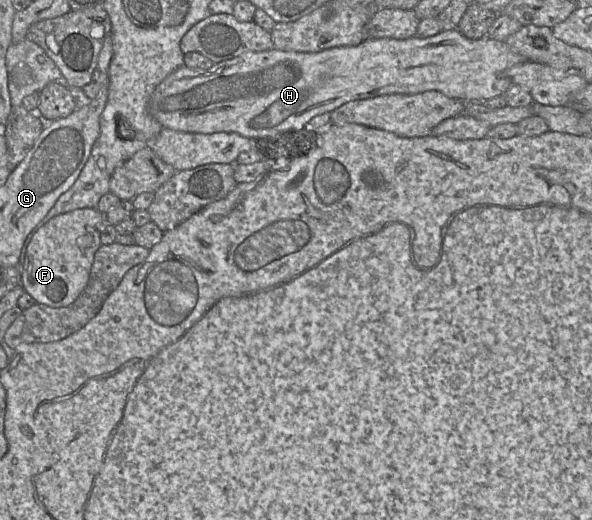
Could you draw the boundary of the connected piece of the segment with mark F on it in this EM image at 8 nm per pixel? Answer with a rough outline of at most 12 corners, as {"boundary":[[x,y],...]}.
{"boundary":[[97,208],[59,214],[32,237],[21,286],[66,307],[88,284]]}

